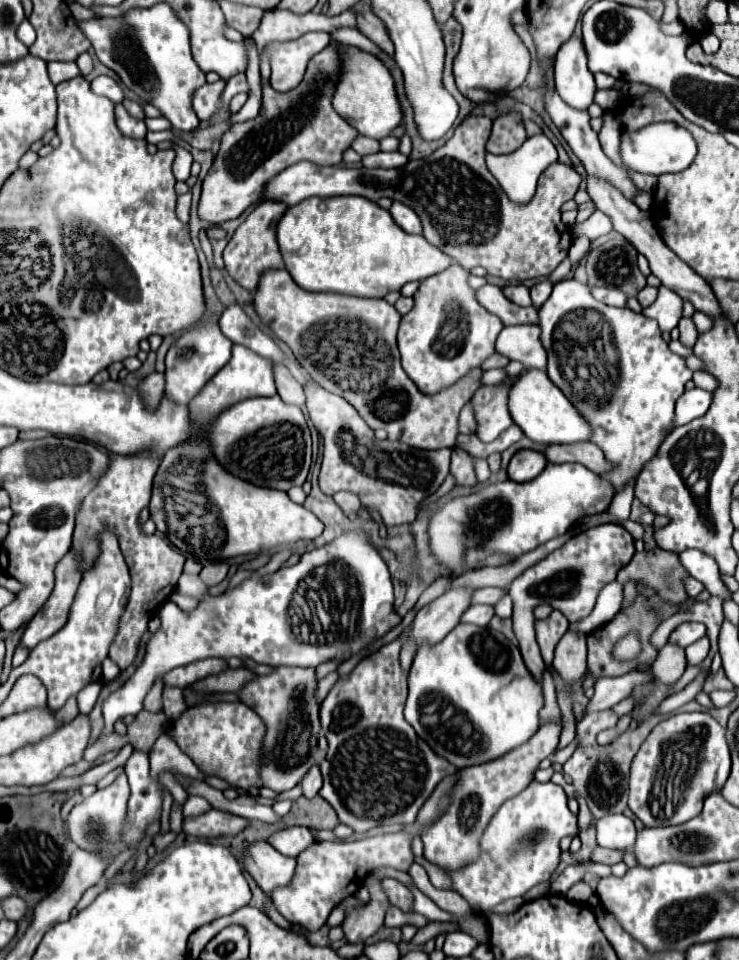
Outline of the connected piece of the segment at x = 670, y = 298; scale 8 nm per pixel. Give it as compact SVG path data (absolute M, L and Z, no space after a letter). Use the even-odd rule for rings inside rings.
M660 287L658 289L658 299L650 307L646 307L642 313L648 319L658 321L660 331L672 331L682 317L682 303L684 301L674 291L666 289L666 287Z

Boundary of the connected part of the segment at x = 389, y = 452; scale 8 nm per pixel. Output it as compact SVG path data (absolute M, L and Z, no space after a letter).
M310 381L306 387L306 407L312 423L324 437L324 461L320 469L320 489L326 495L334 495L338 491L350 491L360 497L360 503L366 509L376 509L386 527L396 527L402 523L412 523L416 519L418 503L432 495L448 477L450 469L450 453L452 449L438 449L438 451L424 451L424 449L410 449L404 443L390 443L390 441L376 441L374 431L362 421L358 411L342 401L342 397L334 393L326 393L326 389L318 387L316 381Z

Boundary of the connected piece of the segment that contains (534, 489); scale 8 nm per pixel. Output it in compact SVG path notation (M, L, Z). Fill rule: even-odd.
M550 463L532 481L516 483L506 479L484 487L476 495L448 501L430 521L428 533L432 553L450 569L450 573L472 571L494 551L520 557L522 553L564 535L576 519L602 513L608 509L610 497L610 485L600 481L590 469L578 463Z

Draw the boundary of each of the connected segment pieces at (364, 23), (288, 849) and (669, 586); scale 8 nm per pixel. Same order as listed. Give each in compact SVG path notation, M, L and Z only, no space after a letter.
M374 13L358 15L358 29L360 29L368 39L372 39L384 53L388 53L390 57L394 55L394 45L392 45L392 41L390 41L388 29L386 29L386 25L380 21L380 17L376 17Z
M286 827L268 837L268 843L288 857L298 857L308 845L314 843L310 831L306 827Z
M662 549L636 551L632 561L618 573L616 581L620 585L636 583L638 587L652 589L664 603L680 605L688 599L684 581L690 573L682 567L678 553Z

